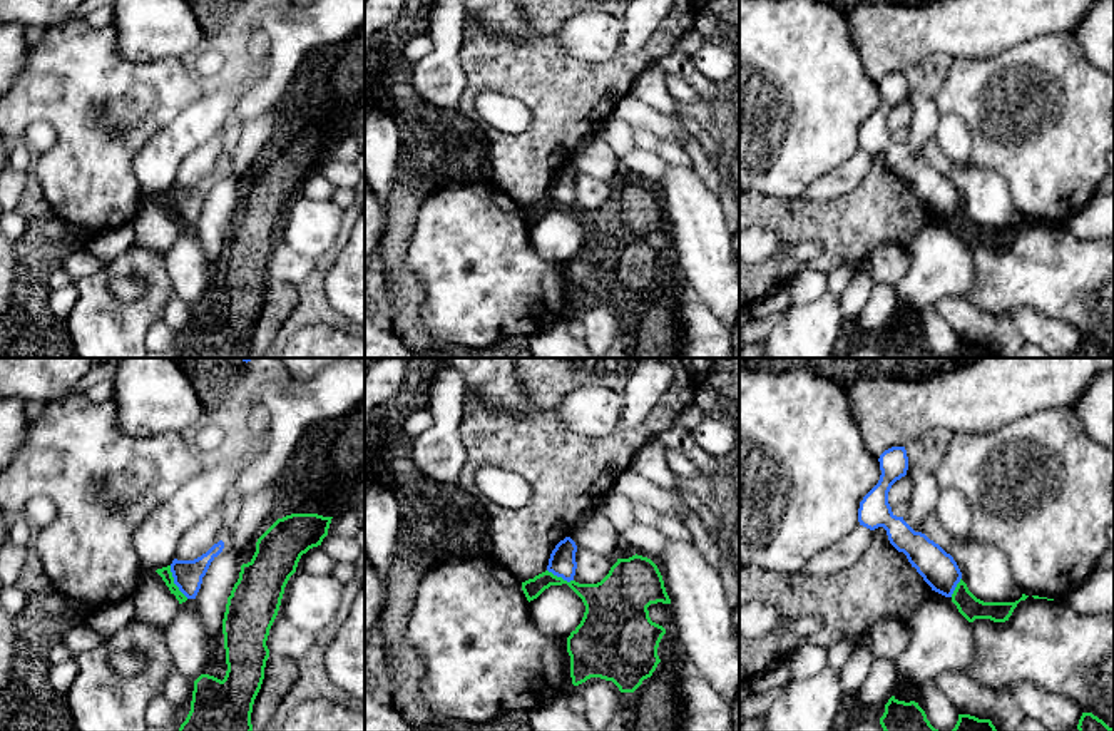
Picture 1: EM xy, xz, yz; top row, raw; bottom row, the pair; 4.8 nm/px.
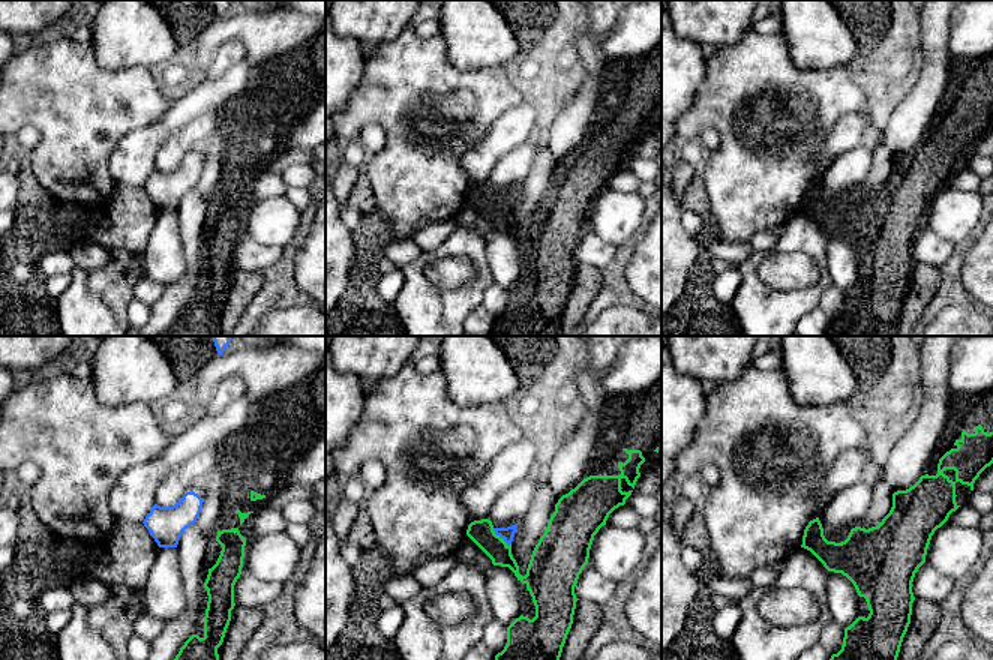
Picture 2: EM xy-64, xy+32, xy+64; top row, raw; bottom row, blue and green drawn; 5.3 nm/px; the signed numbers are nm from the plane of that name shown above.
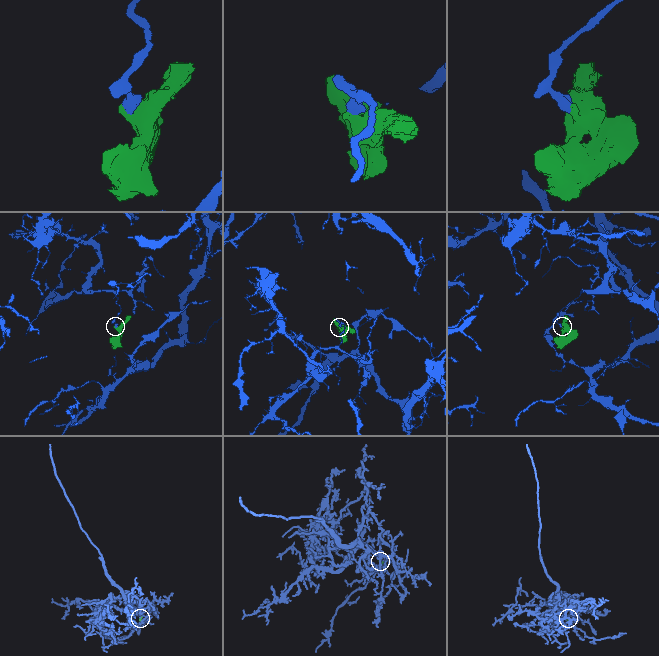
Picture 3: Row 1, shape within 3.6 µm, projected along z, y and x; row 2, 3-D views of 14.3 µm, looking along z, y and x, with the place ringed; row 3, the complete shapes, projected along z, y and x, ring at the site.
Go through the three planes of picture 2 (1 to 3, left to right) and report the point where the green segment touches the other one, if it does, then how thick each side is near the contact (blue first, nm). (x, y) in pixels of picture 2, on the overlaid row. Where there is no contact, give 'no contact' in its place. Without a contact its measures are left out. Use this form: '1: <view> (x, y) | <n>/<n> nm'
1: no contact
2: xy+32 (501, 537) | 70/140 nm
3: no contact

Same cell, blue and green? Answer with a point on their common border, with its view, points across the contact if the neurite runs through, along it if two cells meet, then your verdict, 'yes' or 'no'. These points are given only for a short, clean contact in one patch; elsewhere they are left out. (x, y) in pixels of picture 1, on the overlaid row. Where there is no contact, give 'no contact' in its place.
xy (174, 582) | along xy (169, 566), (173, 582), (188, 598) | no

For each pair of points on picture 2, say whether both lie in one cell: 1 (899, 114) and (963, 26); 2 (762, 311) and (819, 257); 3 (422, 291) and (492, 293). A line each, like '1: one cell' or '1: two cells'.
1: two cells
2: one cell
3: two cells

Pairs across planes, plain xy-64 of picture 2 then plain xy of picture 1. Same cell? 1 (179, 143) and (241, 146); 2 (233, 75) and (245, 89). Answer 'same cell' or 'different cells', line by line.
1: different cells
2: same cell

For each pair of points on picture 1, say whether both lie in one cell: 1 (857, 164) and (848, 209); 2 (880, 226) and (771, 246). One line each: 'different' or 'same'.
1: different
2: different

